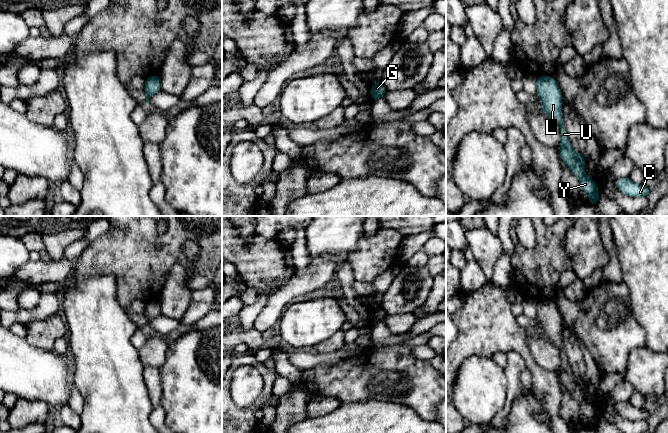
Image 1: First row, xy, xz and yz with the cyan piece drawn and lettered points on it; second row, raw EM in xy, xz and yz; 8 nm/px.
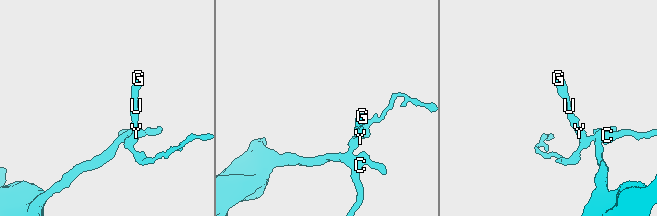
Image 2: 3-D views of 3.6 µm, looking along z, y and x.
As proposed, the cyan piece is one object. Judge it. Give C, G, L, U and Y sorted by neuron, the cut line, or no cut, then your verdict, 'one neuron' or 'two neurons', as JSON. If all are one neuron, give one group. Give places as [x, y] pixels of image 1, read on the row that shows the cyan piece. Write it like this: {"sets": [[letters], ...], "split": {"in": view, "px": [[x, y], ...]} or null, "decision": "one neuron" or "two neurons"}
{"sets": [["C", "G", "L", "U", "Y"]], "split": null, "decision": "one neuron"}

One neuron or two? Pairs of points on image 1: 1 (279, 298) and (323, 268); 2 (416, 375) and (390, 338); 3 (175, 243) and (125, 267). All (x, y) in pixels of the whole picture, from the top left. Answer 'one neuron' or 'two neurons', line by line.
1: one neuron
2: two neurons
3: one neuron

